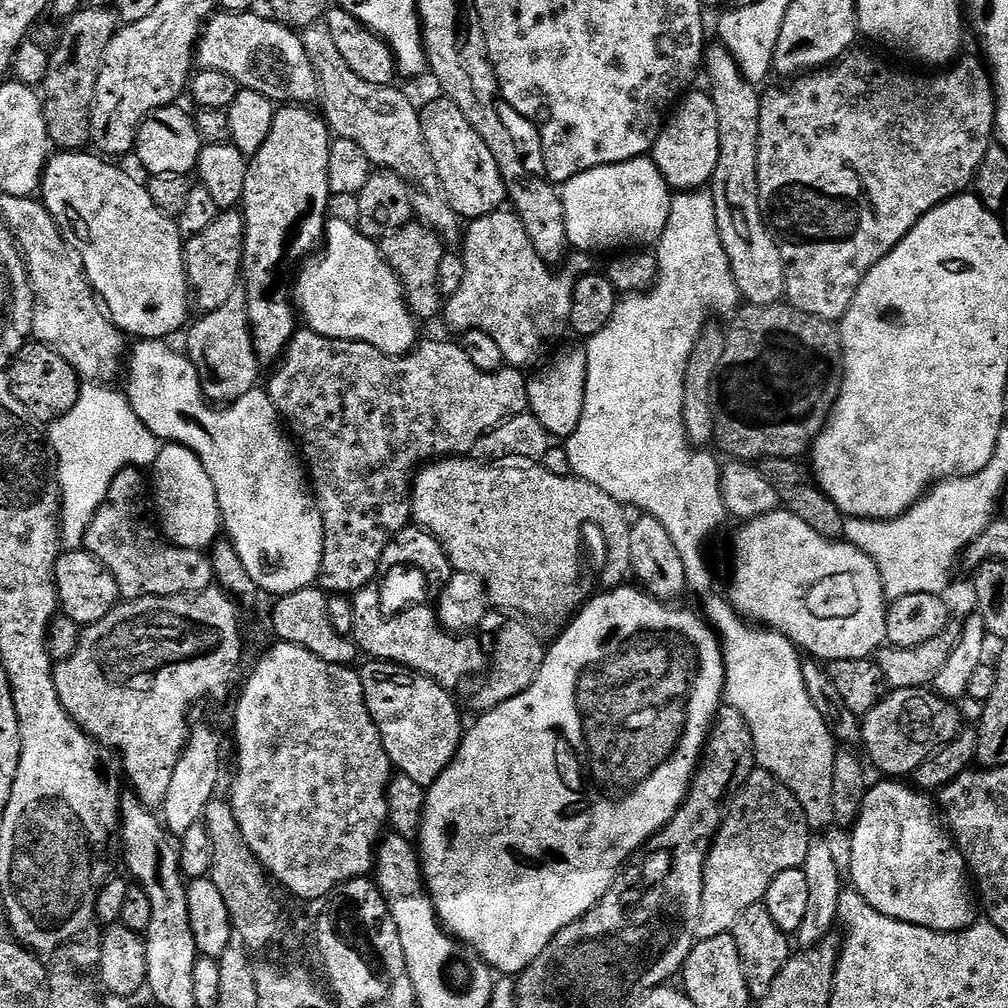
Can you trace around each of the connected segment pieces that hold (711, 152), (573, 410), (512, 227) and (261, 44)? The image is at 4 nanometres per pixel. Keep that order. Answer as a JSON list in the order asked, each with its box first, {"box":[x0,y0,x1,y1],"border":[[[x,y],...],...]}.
[{"box":[650,91,720,190],"border":[[[689,91],[675,105],[674,111],[665,119],[664,126],[652,144],[650,159],[658,166],[662,178],[672,190],[700,190],[711,181],[720,157],[720,127],[718,126],[718,110],[714,106],[711,95],[707,91]]]},{"box":[528,345,587,438],"border":[[[580,345],[557,347],[553,354],[532,373],[528,381],[528,404],[532,414],[539,418],[549,435],[567,438],[572,435],[581,418],[585,398],[587,351]]]},{"box":[442,210,582,369],"border":[[[512,210],[482,215],[469,221],[466,227],[462,236],[464,277],[460,289],[449,300],[447,297],[442,308],[443,319],[448,319],[452,328],[490,334],[498,342],[498,350],[502,350],[505,365],[531,369],[553,351],[555,340],[569,331],[572,291],[582,269],[565,263],[561,272],[551,272],[550,264],[539,256],[527,238],[522,238],[520,219]]]},{"box":[194,12,319,104],"border":[[[218,12],[210,16],[197,42],[194,58],[203,69],[219,70],[236,81],[240,88],[252,89],[268,99],[288,104],[310,104],[319,97],[319,77],[309,60],[301,37],[275,19],[268,20],[255,12]]]}]

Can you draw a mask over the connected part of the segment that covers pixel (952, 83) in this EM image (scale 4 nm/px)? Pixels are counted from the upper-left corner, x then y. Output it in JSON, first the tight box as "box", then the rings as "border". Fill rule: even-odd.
{"box":[756,50,996,322],"border":[[[849,50],[834,64],[806,72],[789,79],[781,88],[772,88],[760,98],[760,141],[756,173],[760,196],[760,212],[764,222],[773,233],[779,234],[780,253],[784,259],[784,295],[787,303],[811,316],[823,320],[839,322],[843,320],[860,289],[864,276],[892,248],[906,238],[913,228],[931,208],[936,208],[944,201],[959,197],[960,191],[978,176],[982,158],[986,150],[994,143],[996,131],[996,90],[989,69],[983,63],[960,64],[956,62],[947,70],[936,70],[933,76],[911,76],[908,72],[899,72],[888,64],[883,64],[876,56],[868,52]]]}

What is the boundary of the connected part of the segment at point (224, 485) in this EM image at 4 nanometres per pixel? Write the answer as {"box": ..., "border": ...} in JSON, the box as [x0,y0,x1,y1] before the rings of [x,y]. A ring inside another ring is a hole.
{"box":[128,339,324,598],"border":[[[141,339],[133,344],[136,345],[128,360],[128,405],[151,432],[159,434],[165,441],[192,449],[204,464],[217,494],[223,531],[226,534],[228,531],[227,539],[234,546],[238,558],[242,558],[242,566],[246,574],[254,578],[257,589],[261,593],[269,592],[272,598],[279,598],[315,585],[324,553],[320,509],[316,507],[313,493],[306,483],[305,465],[293,441],[286,435],[267,391],[253,390],[227,406],[213,406],[200,387],[196,367],[183,351],[175,352],[164,340]]]}

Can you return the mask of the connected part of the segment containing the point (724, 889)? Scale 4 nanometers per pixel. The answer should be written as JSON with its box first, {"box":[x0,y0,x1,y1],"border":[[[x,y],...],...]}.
{"box":[700,770,809,933],"border":[[[753,770],[729,799],[720,828],[704,858],[704,889],[700,895],[701,933],[727,933],[738,914],[761,903],[778,874],[791,868],[803,869],[808,853],[809,817],[792,789],[771,772]]]}

